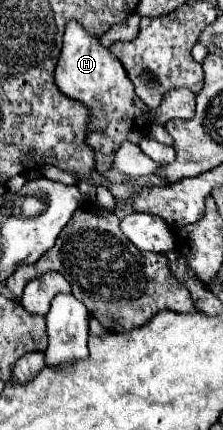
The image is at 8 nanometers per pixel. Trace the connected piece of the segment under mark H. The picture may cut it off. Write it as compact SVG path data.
M69 20L63 34L63 48L55 68L55 84L65 96L75 98L91 108L91 134L87 142L93 150L111 154L123 140L137 144L149 134L149 120L145 116L145 104L133 92L133 84L127 78L123 64L105 48L99 38L85 32L77 20Z

